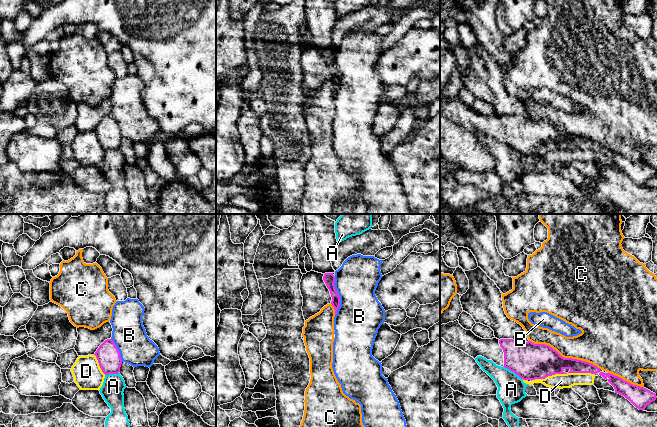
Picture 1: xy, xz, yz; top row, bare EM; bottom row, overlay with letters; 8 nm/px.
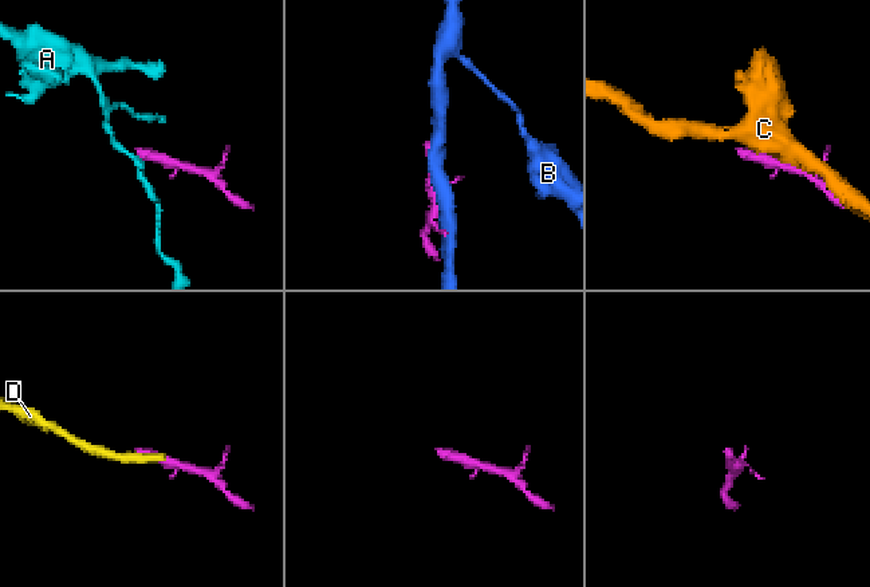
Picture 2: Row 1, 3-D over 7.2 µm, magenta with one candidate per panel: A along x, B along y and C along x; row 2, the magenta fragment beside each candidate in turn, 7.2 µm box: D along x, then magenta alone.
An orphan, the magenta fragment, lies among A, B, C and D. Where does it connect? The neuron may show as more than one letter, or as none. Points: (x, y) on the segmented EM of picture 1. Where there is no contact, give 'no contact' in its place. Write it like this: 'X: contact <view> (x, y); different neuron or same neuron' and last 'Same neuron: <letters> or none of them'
A: contact yz (512, 371); different neuron
B: contact xz (339, 296); different neuron
C: contact yz (565, 358); different neuron
D: contact yz (561, 373); different neuron
Same neuron: none of them

